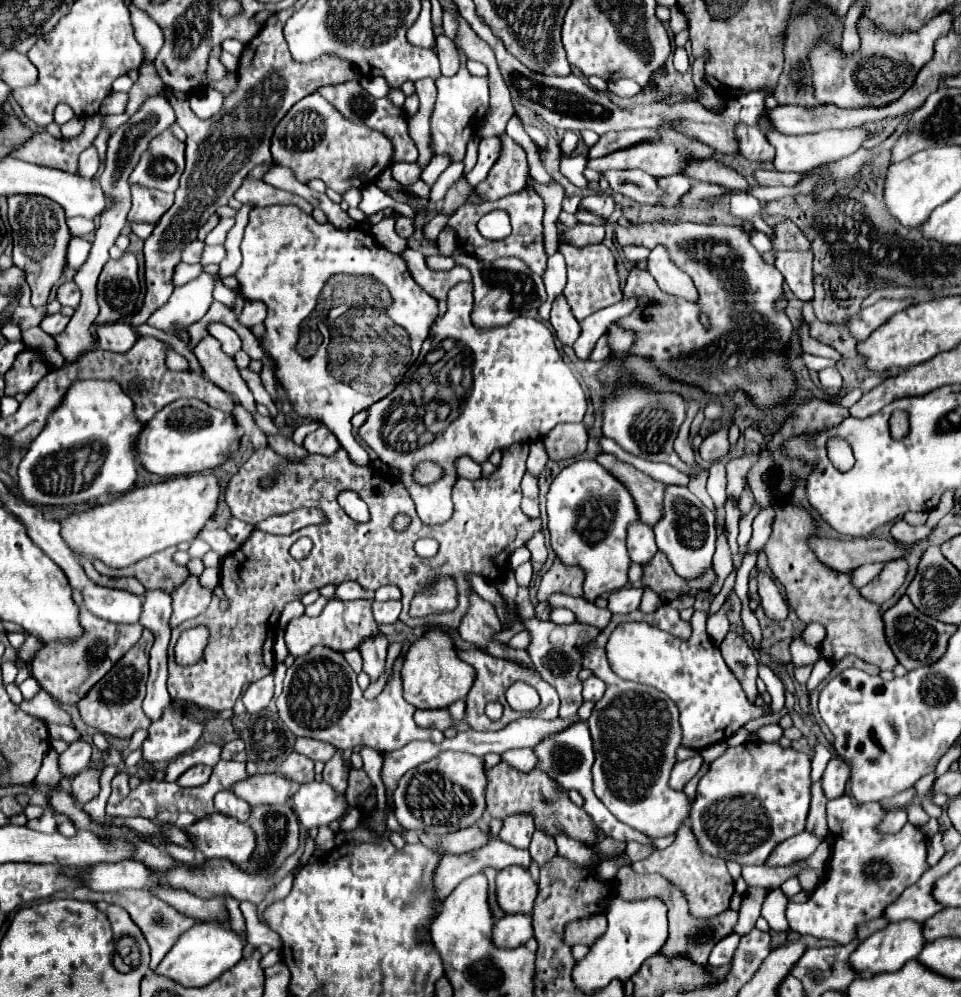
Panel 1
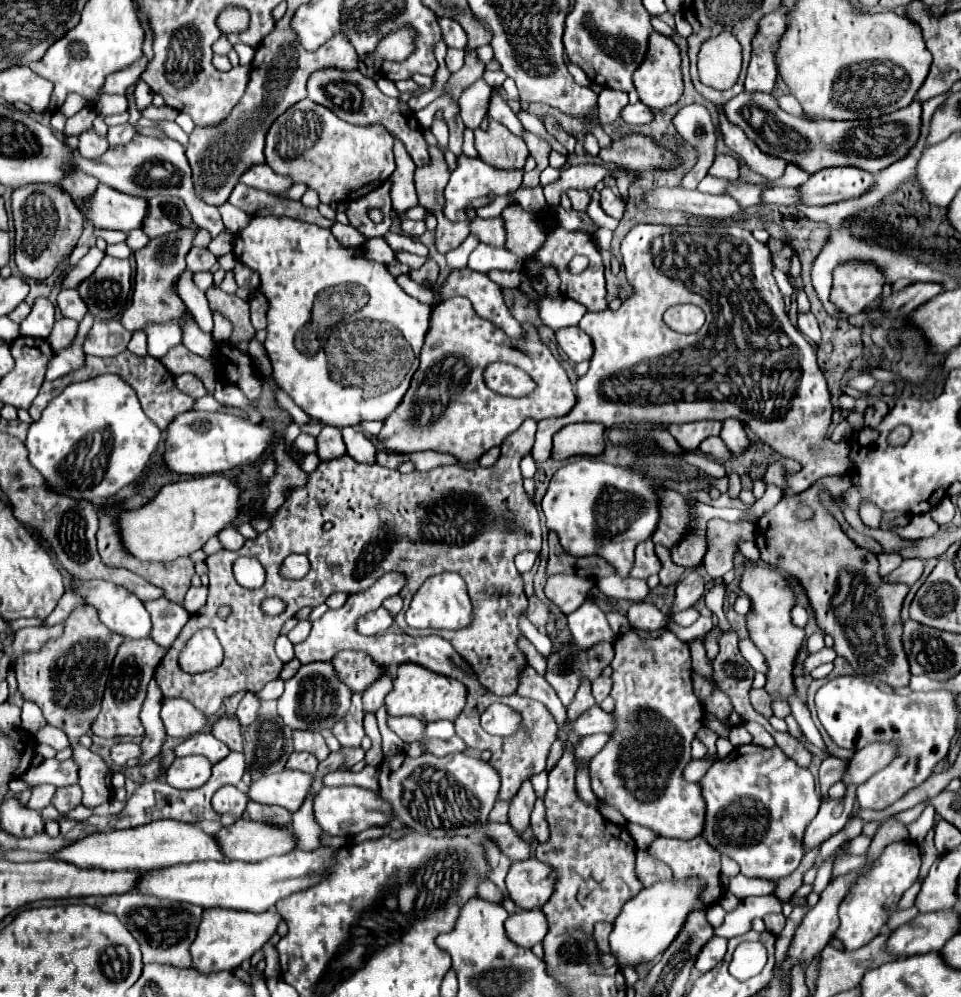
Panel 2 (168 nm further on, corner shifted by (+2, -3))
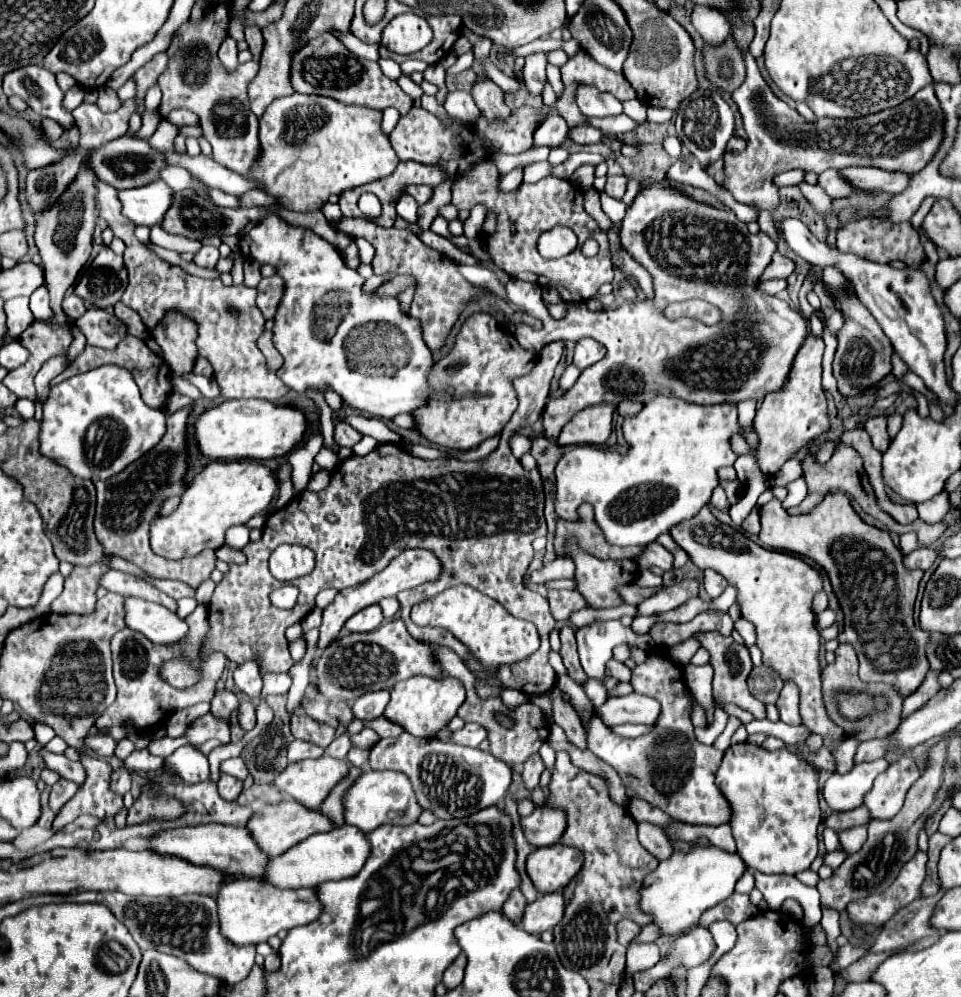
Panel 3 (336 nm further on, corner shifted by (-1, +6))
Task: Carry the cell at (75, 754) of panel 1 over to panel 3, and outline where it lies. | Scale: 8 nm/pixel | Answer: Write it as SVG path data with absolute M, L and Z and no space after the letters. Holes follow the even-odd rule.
M43 750L41 754L43 754L43 758L45 758L47 768L59 772L65 780L71 780L71 782L75 782L77 786L81 786L81 784L85 782L85 768L81 766L81 762L71 762L69 758L65 758L65 756L61 756L61 754L47 752L47 750Z

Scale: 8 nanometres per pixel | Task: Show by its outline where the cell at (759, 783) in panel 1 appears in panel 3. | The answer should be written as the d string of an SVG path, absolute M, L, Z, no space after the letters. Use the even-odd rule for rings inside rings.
M743 742L743 744L735 744L729 746L725 752L725 758L721 762L721 768L717 770L717 786L721 788L721 792L729 798L729 804L733 806L733 822L731 822L731 830L733 836L737 840L737 852L739 856L745 860L745 864L749 868L757 868L763 874L797 874L801 870L807 870L811 866L811 862L817 858L817 826L821 822L821 810L819 810L819 786L817 786L817 772L813 770L811 764L801 762L795 754L791 754L787 748L783 748L781 752L767 752L759 746L753 746L751 742Z

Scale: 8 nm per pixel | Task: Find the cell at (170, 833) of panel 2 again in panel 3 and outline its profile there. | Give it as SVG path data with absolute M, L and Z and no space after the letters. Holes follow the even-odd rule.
M205 824L205 826L187 826L177 830L167 830L167 834L157 834L151 838L153 850L161 850L161 854L181 854L181 858L189 858L189 862L197 862L201 866L213 866L225 874L245 874L249 878L263 876L269 866L269 856L259 848L247 828L225 826L225 824Z

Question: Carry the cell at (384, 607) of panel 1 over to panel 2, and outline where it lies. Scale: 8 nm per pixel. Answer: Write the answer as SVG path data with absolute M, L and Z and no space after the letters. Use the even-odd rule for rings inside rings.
M378 607L376 611L370 611L362 619L358 619L358 633L360 635L380 635L388 627L392 627L392 623L394 623L392 613L384 607Z

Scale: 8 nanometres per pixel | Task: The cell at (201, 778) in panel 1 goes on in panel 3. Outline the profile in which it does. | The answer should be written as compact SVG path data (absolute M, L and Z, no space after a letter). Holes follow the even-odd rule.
M181 746L165 762L175 768L185 784L199 784L209 778L209 762L193 746Z

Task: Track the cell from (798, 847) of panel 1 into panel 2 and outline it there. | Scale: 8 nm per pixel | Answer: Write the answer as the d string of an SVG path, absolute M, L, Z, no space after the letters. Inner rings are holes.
M848 787L848 797L842 801L832 801L826 799L820 805L818 815L814 817L814 821L808 825L806 833L804 833L804 853L816 849L820 843L824 843L828 837L832 837L834 833L838 833L840 829L844 829L844 825L850 819L850 811L852 811L852 803L854 803L854 795L856 787Z

